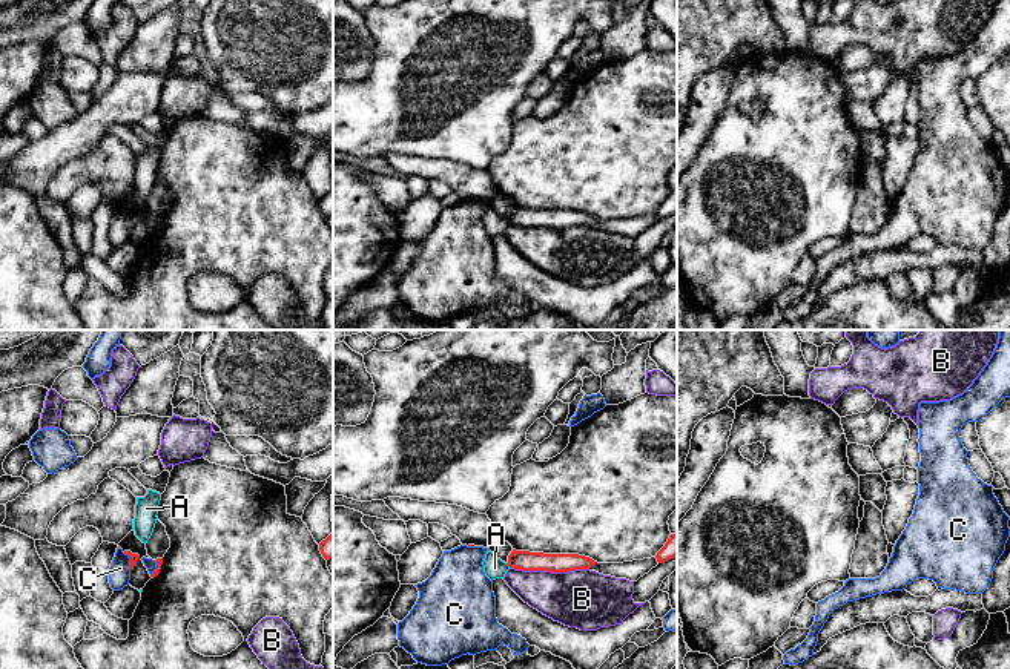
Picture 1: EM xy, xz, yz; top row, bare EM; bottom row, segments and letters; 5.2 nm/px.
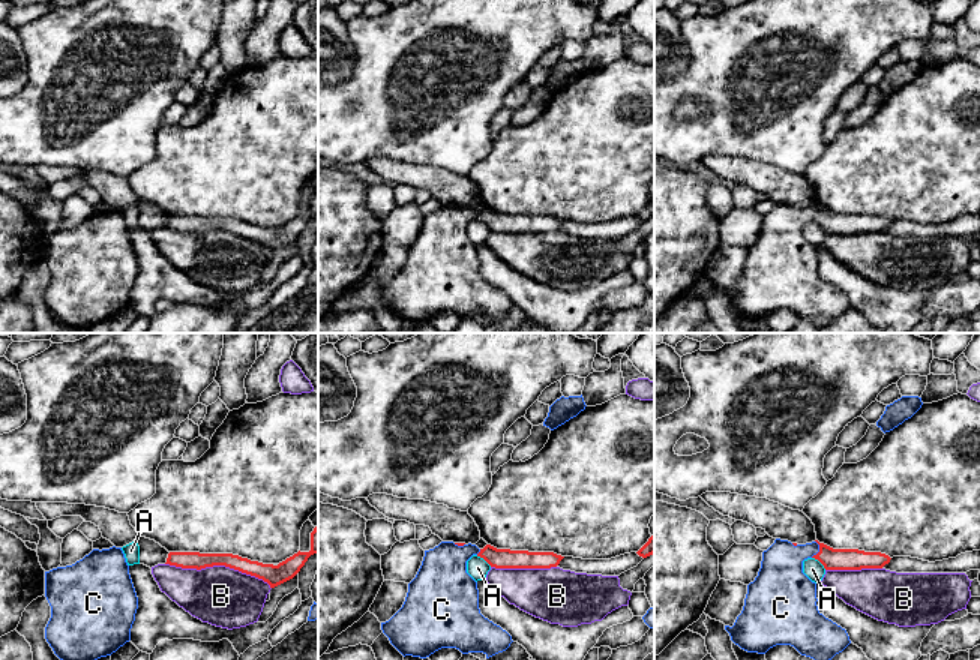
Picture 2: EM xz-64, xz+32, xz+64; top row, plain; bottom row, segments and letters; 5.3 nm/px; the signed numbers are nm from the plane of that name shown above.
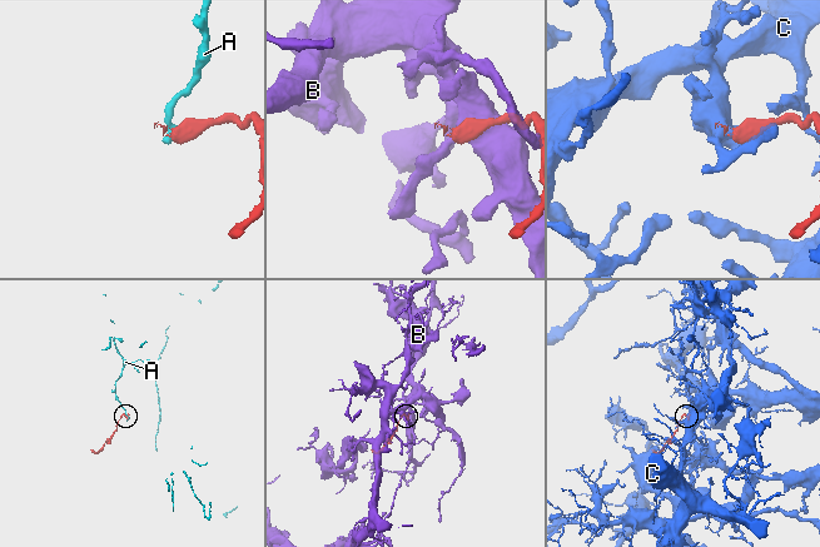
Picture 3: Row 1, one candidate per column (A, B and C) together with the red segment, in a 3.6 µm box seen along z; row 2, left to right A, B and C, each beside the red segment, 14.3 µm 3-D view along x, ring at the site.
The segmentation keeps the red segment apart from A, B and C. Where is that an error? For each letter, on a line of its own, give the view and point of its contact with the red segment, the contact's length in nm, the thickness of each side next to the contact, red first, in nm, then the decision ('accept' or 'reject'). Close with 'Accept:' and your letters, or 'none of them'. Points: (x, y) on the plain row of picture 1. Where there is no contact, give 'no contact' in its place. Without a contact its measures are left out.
A: meets red in xz at (508, 221); contact 40 nm long; 110 nm thick on the red side, 110 nm on the other; reject
B: meets red in xz at (550, 227); contact 420 nm long; 110 nm thick on the red side, 320 nm on the other; reject
C: meets red in xy at (131, 217); contact 100 nm long; 50 nm thick on the red side, 110 nm on the other; accept
Accept: C

